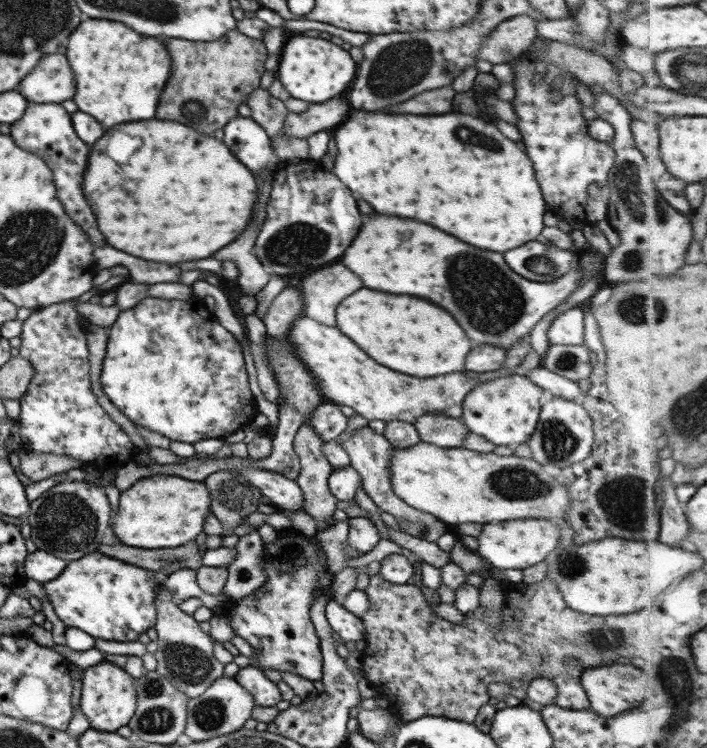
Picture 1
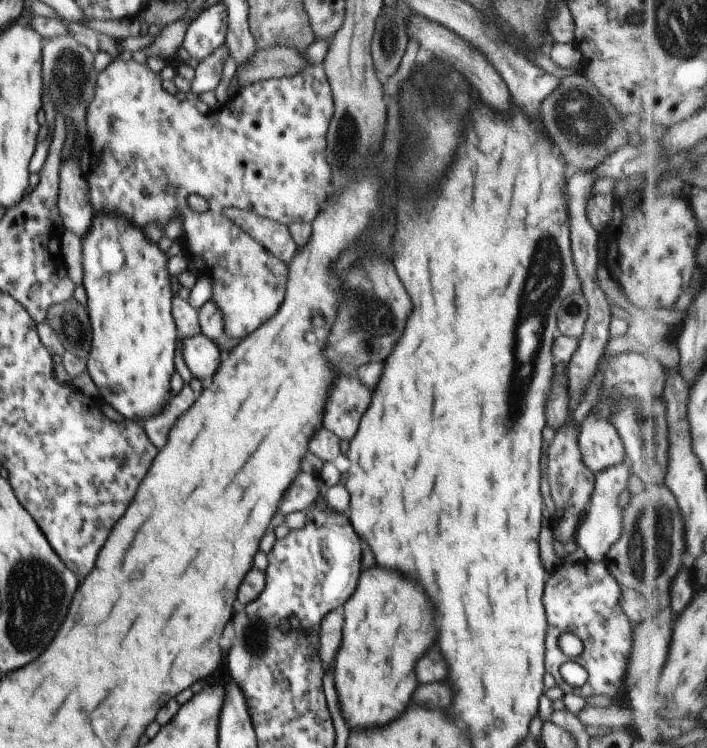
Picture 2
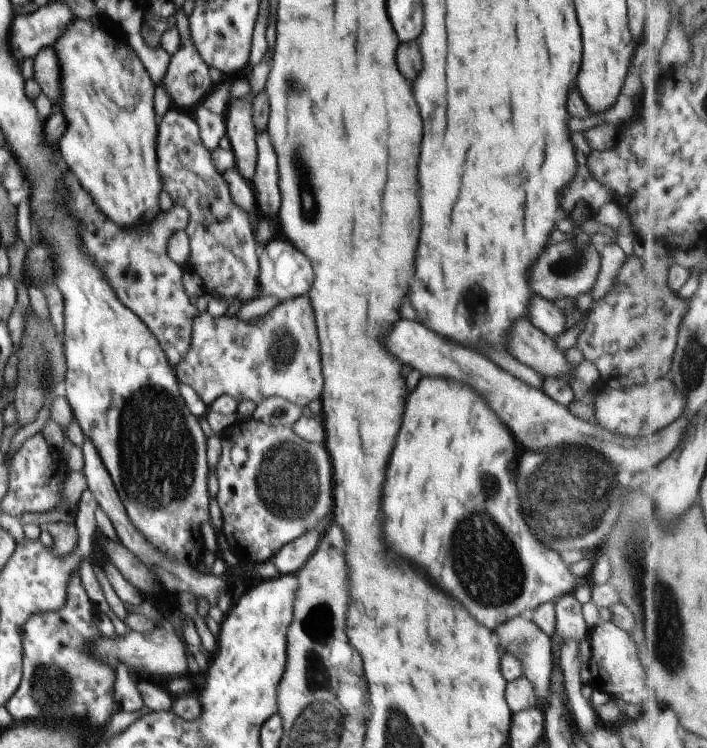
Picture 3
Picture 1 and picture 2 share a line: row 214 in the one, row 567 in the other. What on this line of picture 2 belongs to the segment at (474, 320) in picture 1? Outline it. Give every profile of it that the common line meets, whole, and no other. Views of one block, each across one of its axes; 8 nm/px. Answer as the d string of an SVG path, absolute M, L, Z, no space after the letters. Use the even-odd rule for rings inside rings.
M371 566L361 572L355 592L343 603L345 624L332 676L347 726L381 726L405 710L417 686L413 666L433 644L433 636L417 630L421 612L415 602L427 602L415 580L395 570Z

